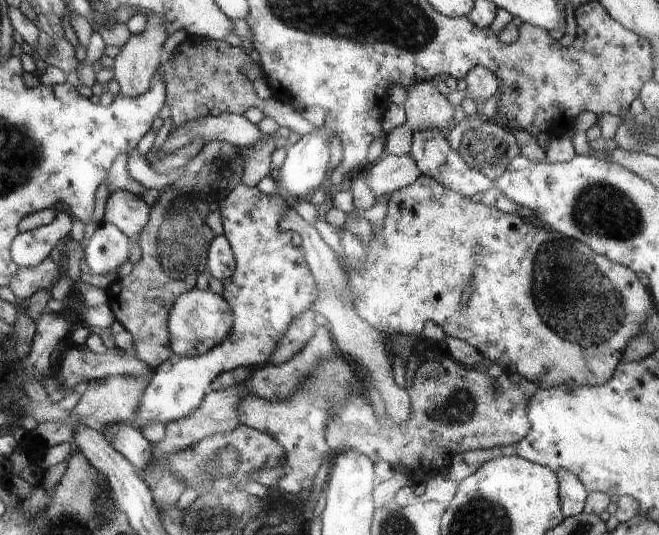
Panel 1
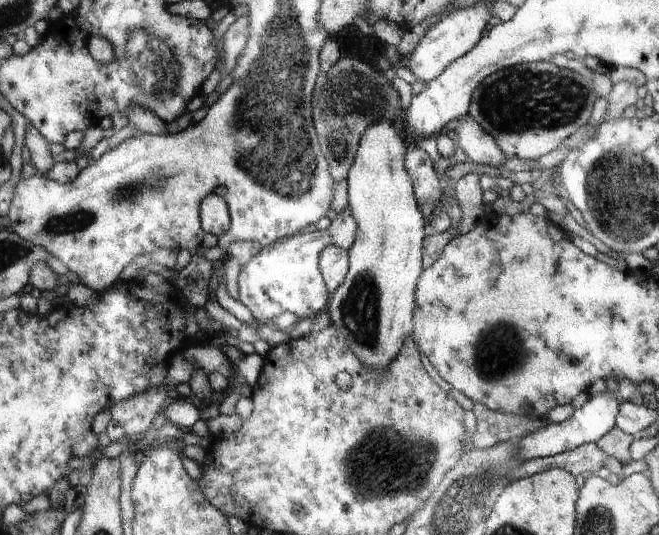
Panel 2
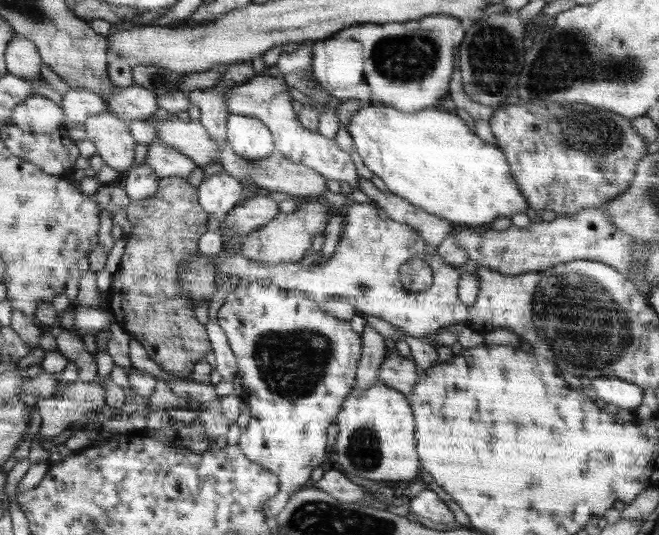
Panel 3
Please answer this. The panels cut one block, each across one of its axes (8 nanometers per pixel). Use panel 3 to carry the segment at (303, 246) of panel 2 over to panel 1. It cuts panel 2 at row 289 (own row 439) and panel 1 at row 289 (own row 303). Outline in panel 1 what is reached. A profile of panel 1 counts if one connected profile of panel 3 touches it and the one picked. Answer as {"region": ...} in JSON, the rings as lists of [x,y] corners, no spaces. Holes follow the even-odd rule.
{"region":[[[242,182],[234,189],[231,195],[227,196],[227,199],[224,199],[219,204],[218,212],[223,218],[223,236],[228,240],[230,247],[232,248],[234,257],[235,257],[235,270],[234,273],[231,274],[230,278],[223,281],[224,291],[221,296],[228,302],[228,305],[231,306],[232,311],[235,314],[234,328],[231,331],[230,335],[221,343],[219,346],[216,346],[212,351],[209,351],[204,355],[197,356],[183,356],[173,354],[164,362],[160,364],[156,370],[153,370],[153,374],[151,376],[151,380],[149,384],[146,386],[144,393],[141,395],[139,401],[139,408],[137,409],[137,414],[130,421],[124,421],[119,424],[124,424],[126,427],[131,427],[132,429],[142,431],[144,426],[151,424],[152,422],[160,422],[165,426],[172,423],[176,420],[184,419],[186,416],[191,416],[192,412],[195,412],[199,409],[200,404],[203,403],[203,400],[206,398],[206,394],[211,390],[211,384],[215,381],[215,379],[222,373],[227,371],[235,370],[236,368],[243,367],[246,369],[255,369],[260,366],[264,366],[268,363],[270,356],[272,356],[277,344],[278,340],[284,336],[284,332],[287,330],[290,322],[296,317],[303,314],[305,311],[314,307],[316,301],[318,300],[319,294],[316,288],[316,282],[314,280],[314,274],[310,273],[310,270],[307,268],[307,262],[304,261],[303,258],[303,250],[302,248],[295,248],[291,244],[291,237],[293,232],[289,229],[284,229],[282,232],[278,232],[277,228],[280,228],[283,223],[283,219],[287,216],[288,210],[290,208],[290,204],[288,200],[284,198],[280,194],[280,192],[276,192],[272,195],[262,194],[257,187],[251,187],[248,185],[244,185]]]}

